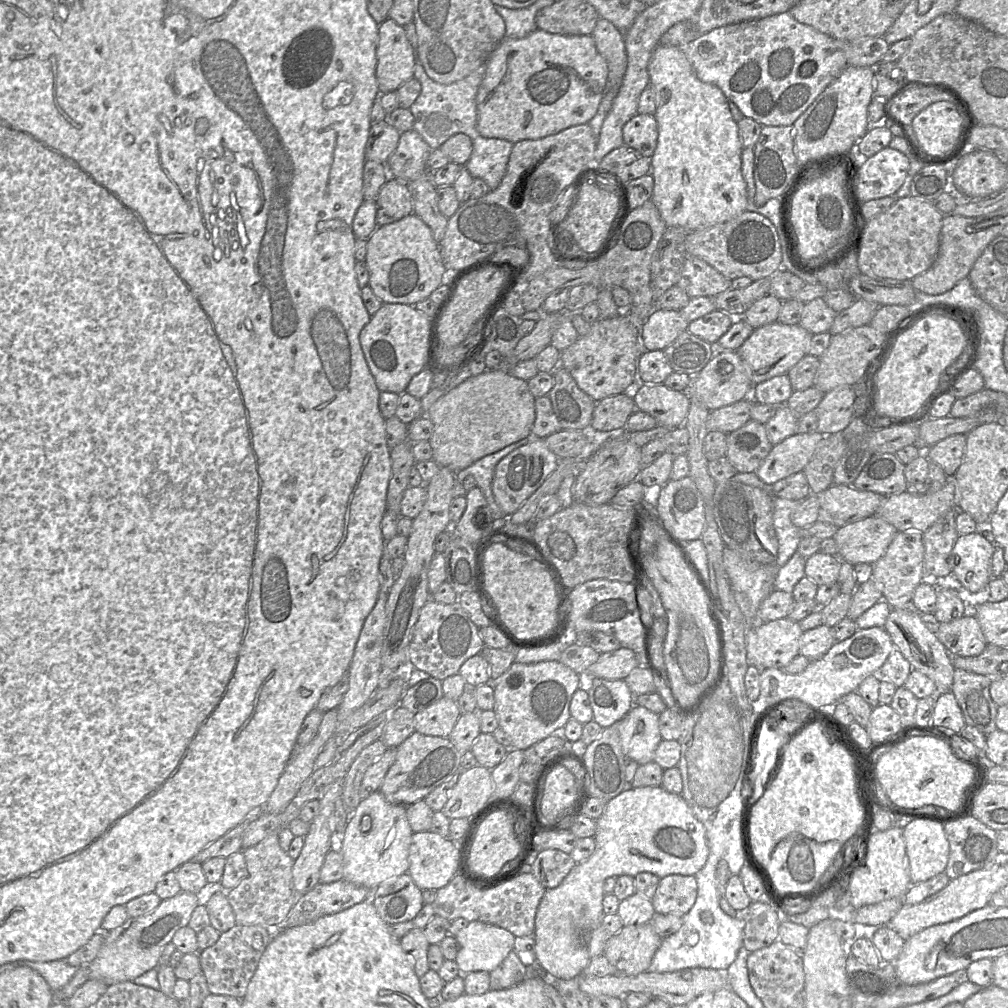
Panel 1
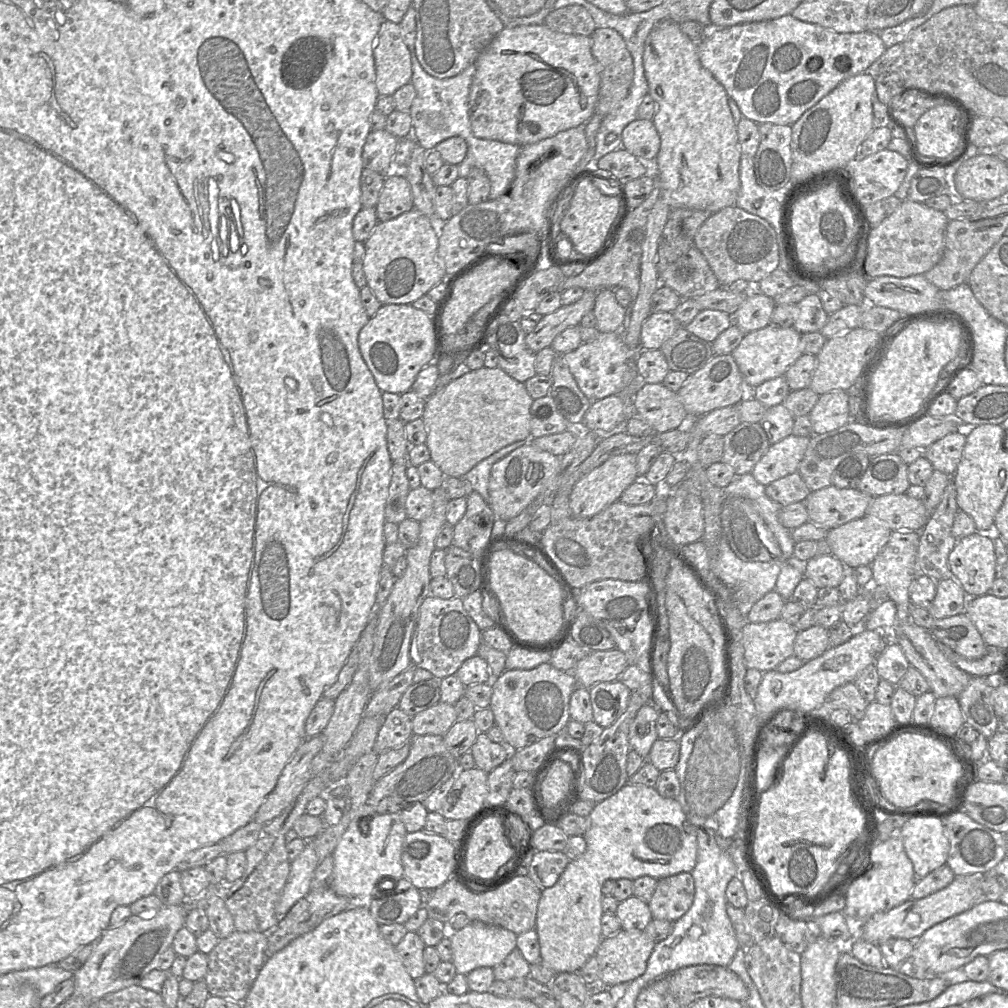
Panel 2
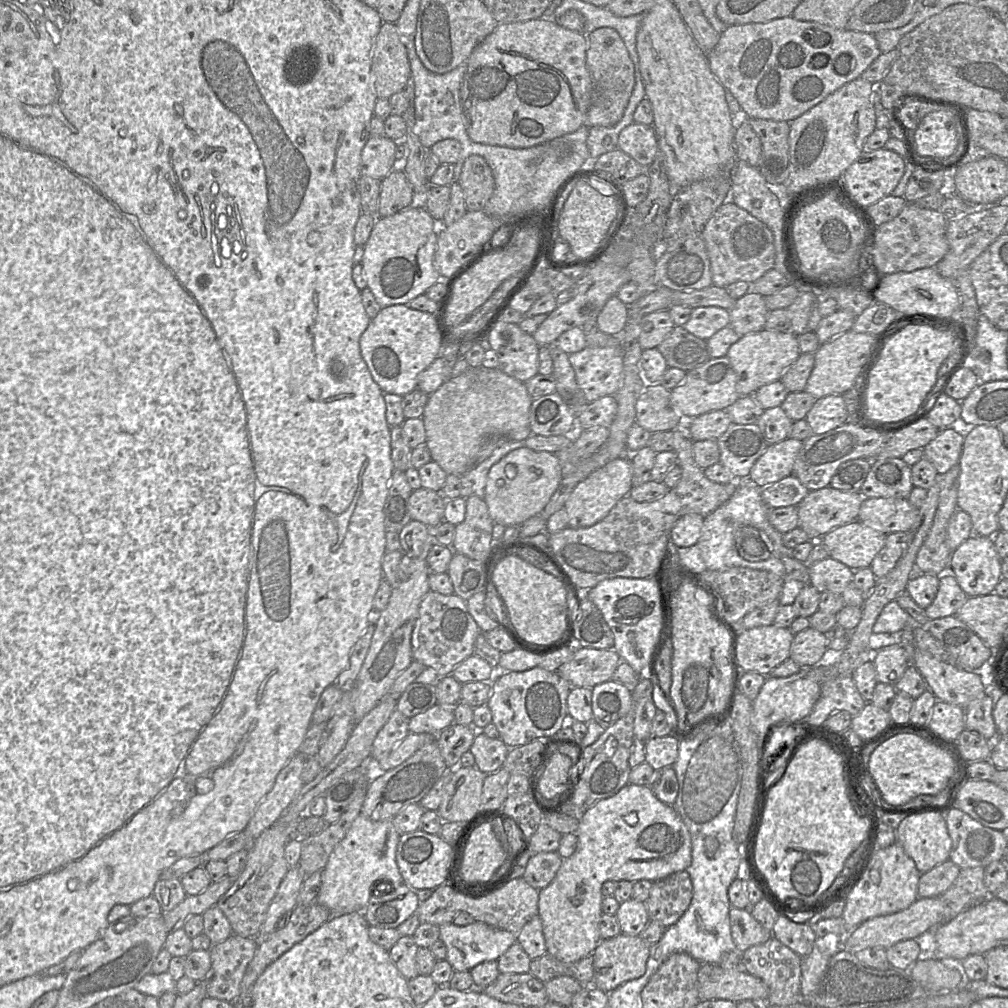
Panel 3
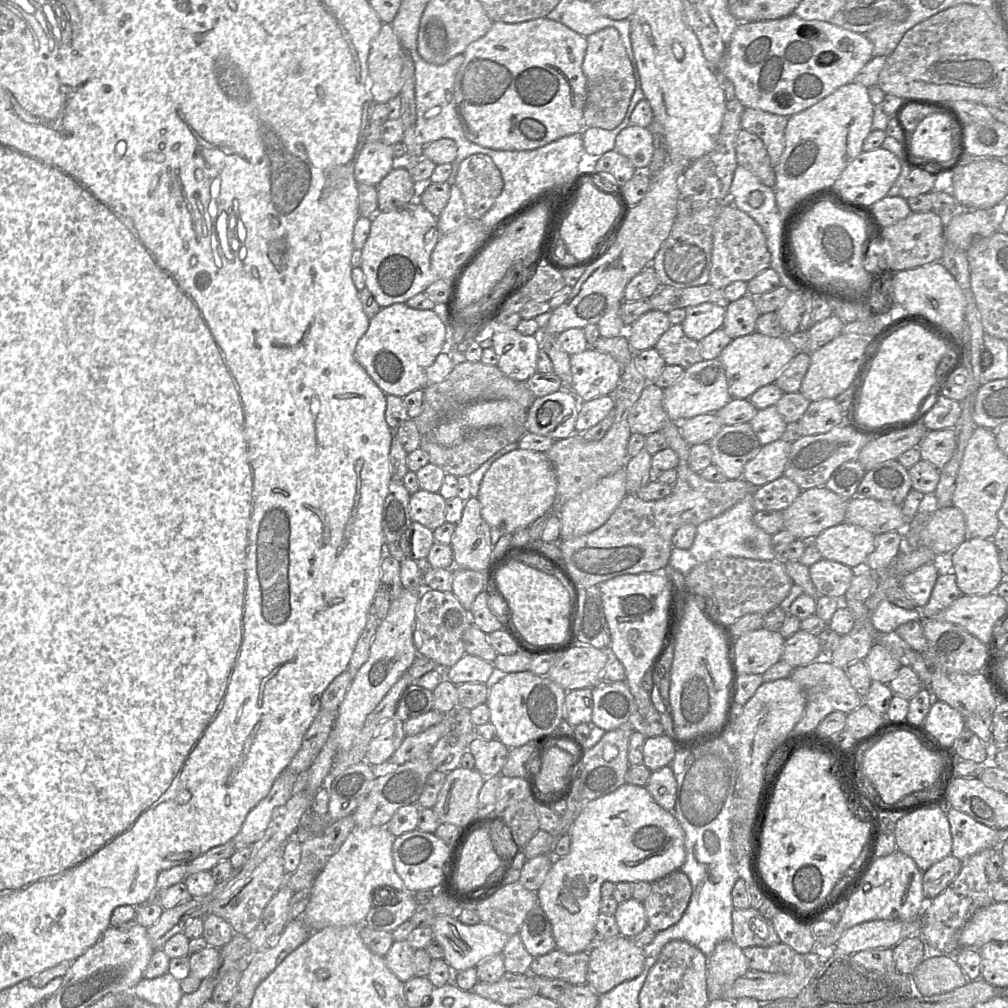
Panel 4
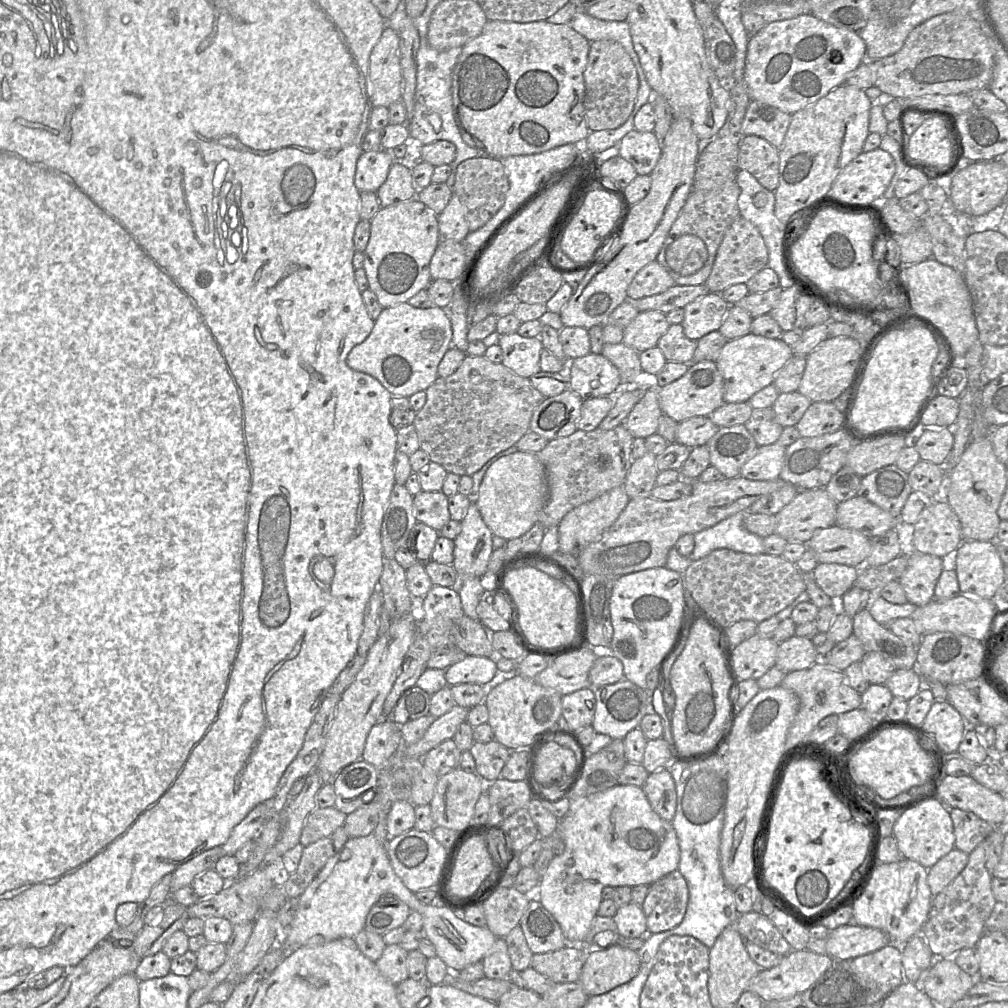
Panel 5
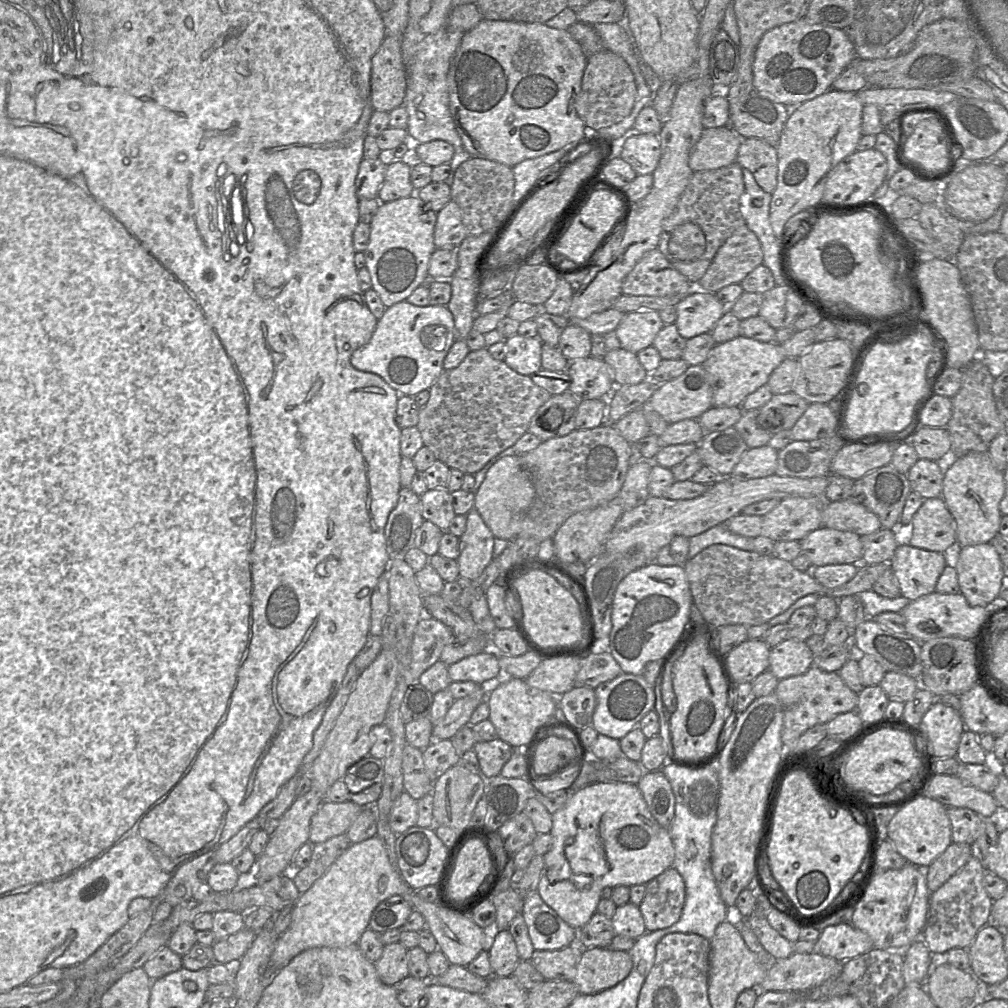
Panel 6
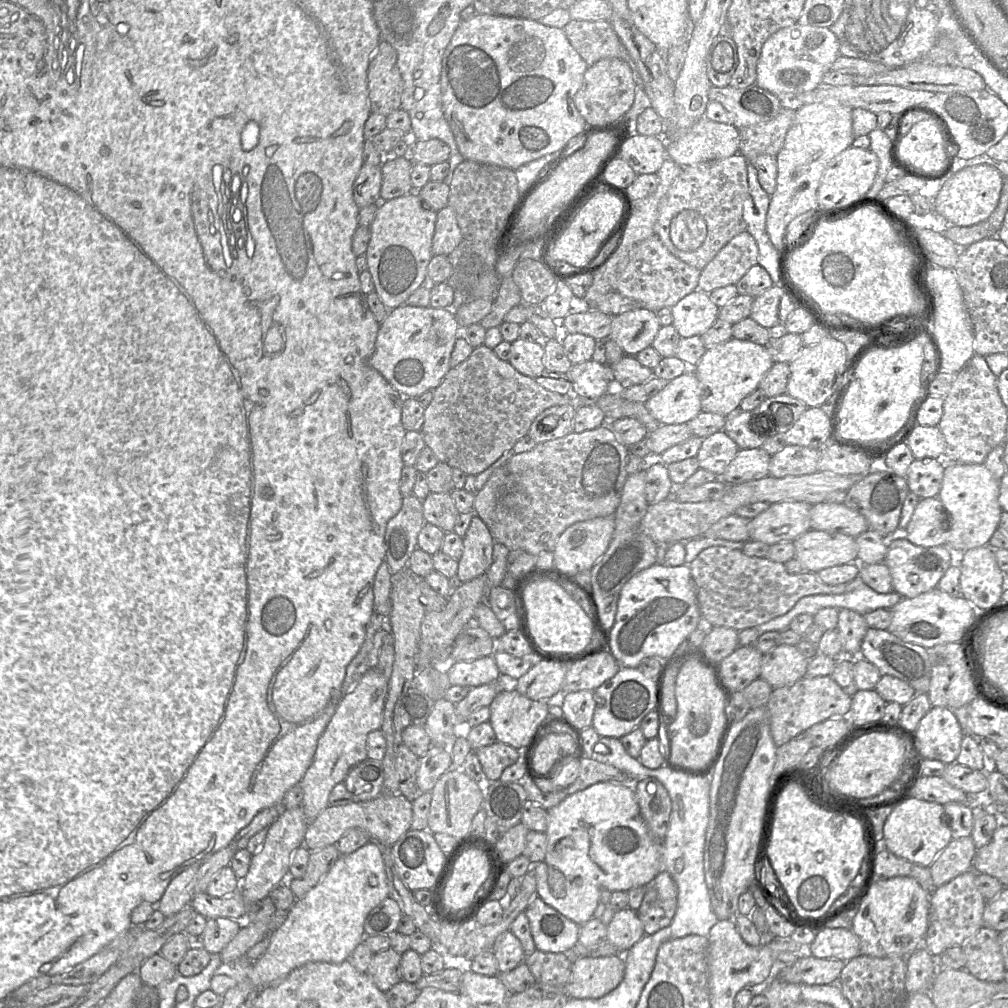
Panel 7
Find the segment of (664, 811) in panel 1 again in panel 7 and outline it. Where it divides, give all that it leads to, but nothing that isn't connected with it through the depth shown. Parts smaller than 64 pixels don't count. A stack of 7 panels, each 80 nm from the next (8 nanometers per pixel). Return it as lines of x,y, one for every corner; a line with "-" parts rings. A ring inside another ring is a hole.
598,782
587,787
584,790
577,791
568,795
556,806
547,809
547,829
545,831
547,836
547,846
544,858
537,862
532,863
535,866
536,875
536,895
539,896
547,905
554,908
562,915
572,919
578,924
584,924
591,917
599,904
599,895
603,889
618,889
630,888
635,885
645,885
652,880
663,869
663,841
654,839
641,815
636,795
634,793
633,783
617,783
617,782

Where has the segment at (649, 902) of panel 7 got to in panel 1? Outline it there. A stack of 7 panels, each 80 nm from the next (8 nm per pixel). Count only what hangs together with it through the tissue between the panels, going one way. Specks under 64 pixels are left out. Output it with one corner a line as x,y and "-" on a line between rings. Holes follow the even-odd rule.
671,874
660,879
651,902
656,914
684,915
692,908
696,897
695,876

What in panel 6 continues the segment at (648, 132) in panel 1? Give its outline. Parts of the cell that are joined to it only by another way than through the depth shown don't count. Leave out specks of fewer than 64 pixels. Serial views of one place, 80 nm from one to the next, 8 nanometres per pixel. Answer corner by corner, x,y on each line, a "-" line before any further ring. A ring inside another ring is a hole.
631,132
620,140
620,157
638,175
652,174
660,159
658,134

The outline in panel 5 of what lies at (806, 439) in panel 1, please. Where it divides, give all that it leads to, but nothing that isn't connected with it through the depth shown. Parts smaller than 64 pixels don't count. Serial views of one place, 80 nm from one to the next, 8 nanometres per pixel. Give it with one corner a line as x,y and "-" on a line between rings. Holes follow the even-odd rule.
779,443
758,446
755,455
743,465
740,476
758,481
779,479
786,448

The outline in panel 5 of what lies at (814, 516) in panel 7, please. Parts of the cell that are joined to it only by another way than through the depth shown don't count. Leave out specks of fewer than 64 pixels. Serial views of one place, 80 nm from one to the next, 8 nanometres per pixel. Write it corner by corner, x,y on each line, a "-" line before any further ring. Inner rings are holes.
854,496
838,503
835,524
875,537
897,527
897,520
886,510
867,499

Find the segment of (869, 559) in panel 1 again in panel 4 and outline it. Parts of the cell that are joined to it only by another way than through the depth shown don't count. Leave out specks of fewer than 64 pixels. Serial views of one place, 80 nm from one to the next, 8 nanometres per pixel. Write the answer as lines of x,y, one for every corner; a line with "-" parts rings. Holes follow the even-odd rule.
842,522
820,533
812,541
822,558
840,562
852,569
863,569
875,548
876,535
848,522

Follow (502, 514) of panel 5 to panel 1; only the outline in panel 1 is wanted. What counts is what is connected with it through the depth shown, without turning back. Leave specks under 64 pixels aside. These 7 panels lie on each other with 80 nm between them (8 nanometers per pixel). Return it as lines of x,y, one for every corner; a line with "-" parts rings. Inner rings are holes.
533,438
502,458
495,467
492,492
499,508
512,515
556,469
559,458
545,444
544,439

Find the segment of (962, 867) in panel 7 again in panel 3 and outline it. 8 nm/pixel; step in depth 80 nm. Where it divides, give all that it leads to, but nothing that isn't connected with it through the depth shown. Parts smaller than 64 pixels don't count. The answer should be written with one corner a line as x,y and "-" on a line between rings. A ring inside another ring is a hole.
948,859
930,871
922,873
918,882
918,898
941,896
954,883
960,870
956,864

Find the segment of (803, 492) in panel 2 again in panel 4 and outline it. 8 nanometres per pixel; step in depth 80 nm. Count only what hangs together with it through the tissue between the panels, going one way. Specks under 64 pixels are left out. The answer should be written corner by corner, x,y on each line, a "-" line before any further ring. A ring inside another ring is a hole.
784,475
753,490
755,511
780,510
789,507
800,495
802,489

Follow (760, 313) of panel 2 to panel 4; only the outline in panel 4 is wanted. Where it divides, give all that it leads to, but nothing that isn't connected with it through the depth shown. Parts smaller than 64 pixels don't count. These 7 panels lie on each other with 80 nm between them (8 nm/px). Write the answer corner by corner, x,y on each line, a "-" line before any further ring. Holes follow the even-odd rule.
747,294
736,301
728,302
725,309
722,329
731,339
756,331
756,321
760,313
752,296

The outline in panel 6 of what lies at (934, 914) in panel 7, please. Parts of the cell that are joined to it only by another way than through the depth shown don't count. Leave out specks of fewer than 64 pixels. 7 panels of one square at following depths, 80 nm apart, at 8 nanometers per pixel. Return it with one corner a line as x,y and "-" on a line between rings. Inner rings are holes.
978,855
951,876
929,898
928,917
921,938
932,954
945,954
953,948
967,949
980,928
990,923
993,900
983,886
986,869

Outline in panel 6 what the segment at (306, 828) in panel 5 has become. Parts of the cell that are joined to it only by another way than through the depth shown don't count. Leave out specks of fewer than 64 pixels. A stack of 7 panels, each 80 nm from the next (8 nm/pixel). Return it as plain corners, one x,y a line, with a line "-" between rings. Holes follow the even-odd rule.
351,800
339,803
324,801
312,817
309,842
315,845
346,833
362,809
363,806

